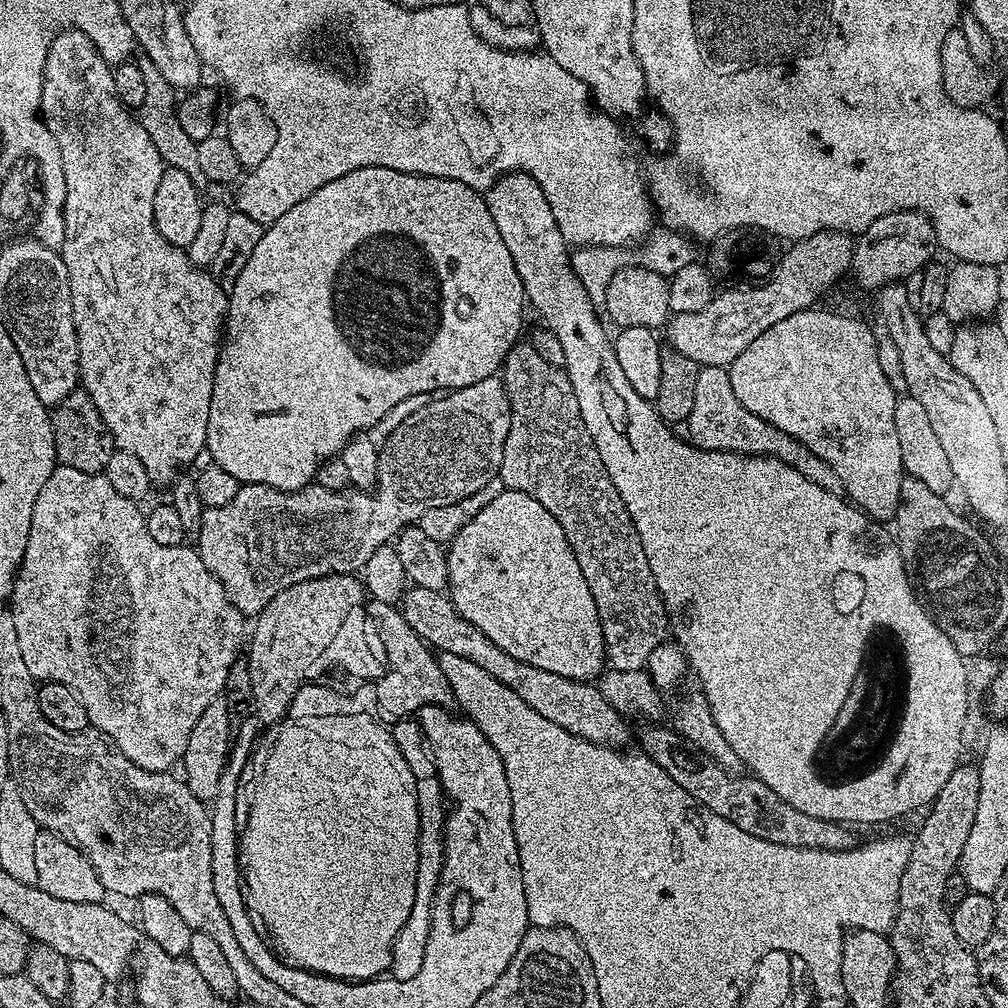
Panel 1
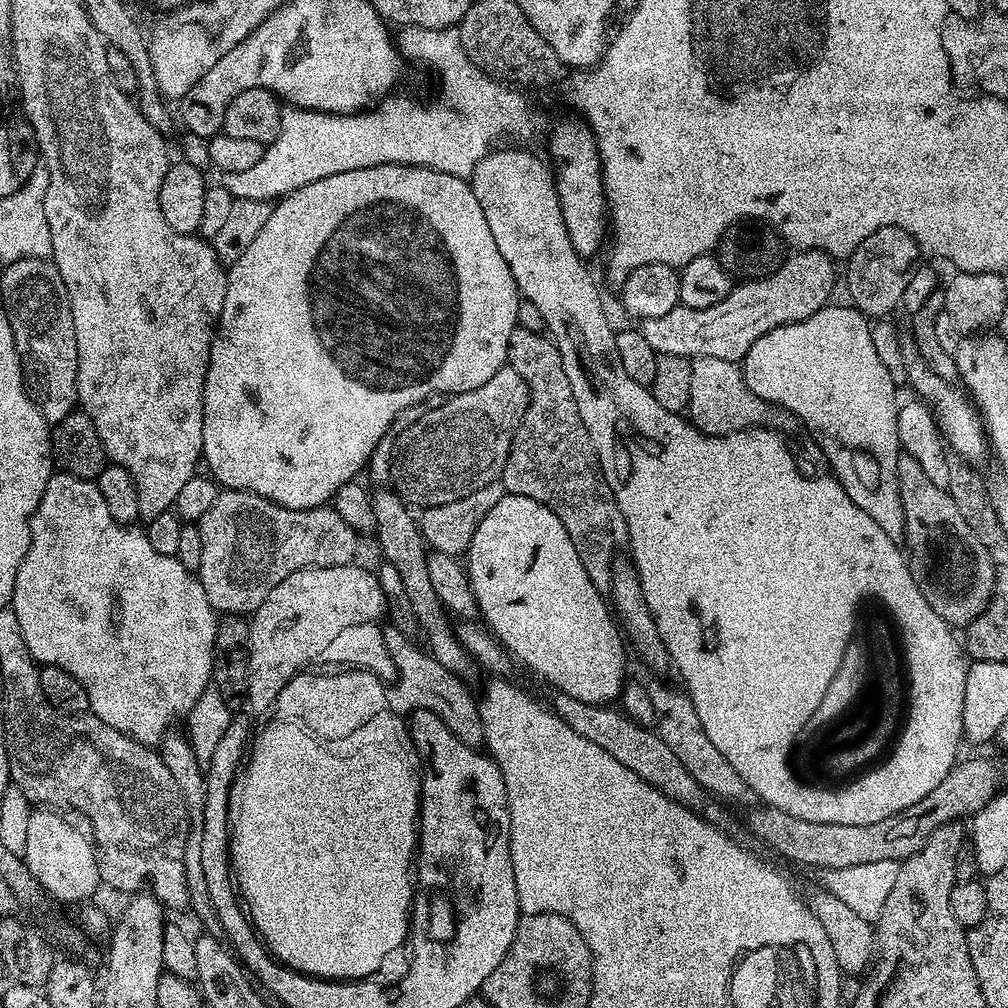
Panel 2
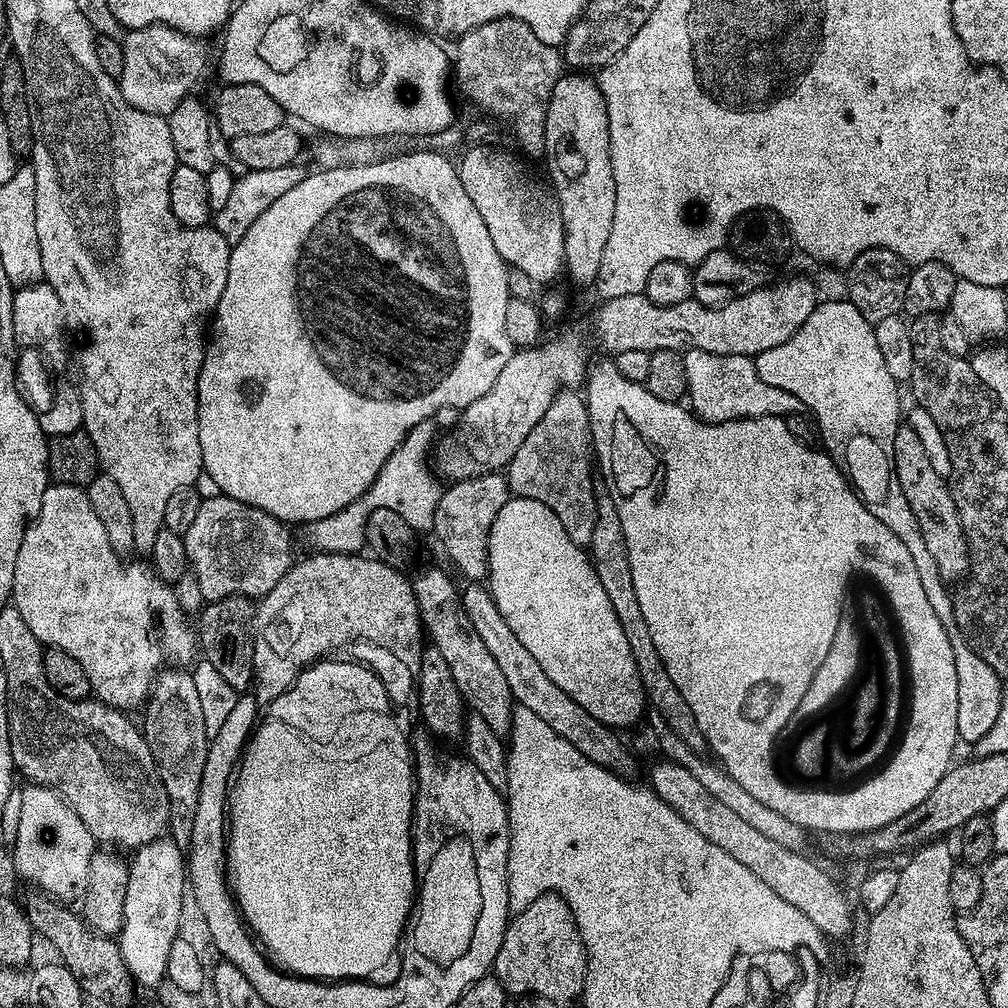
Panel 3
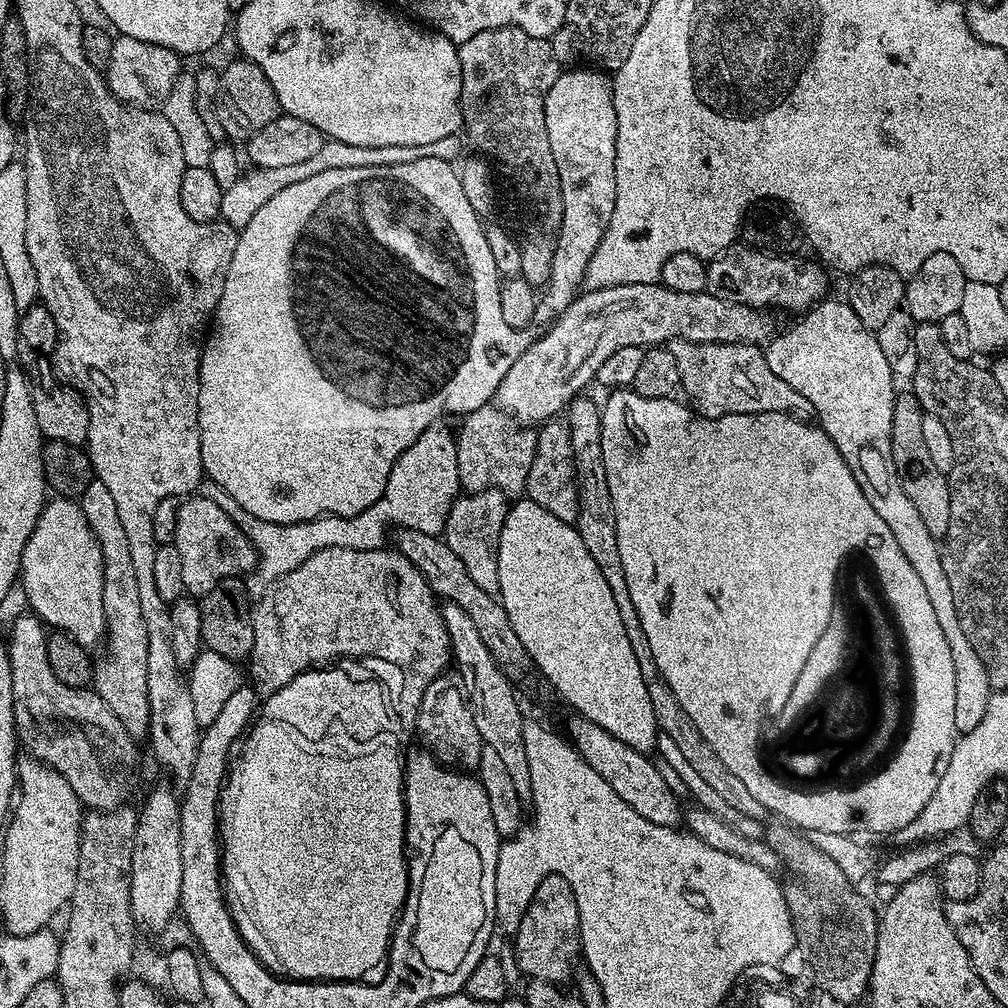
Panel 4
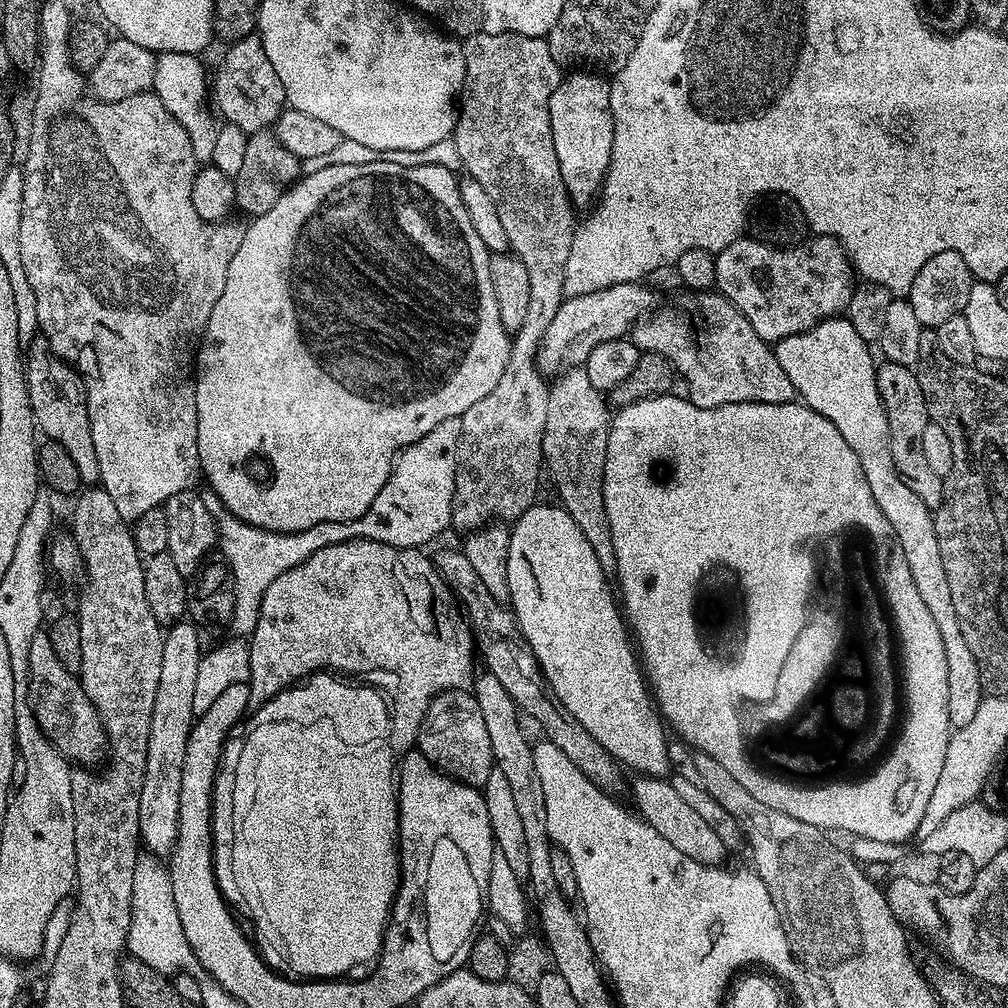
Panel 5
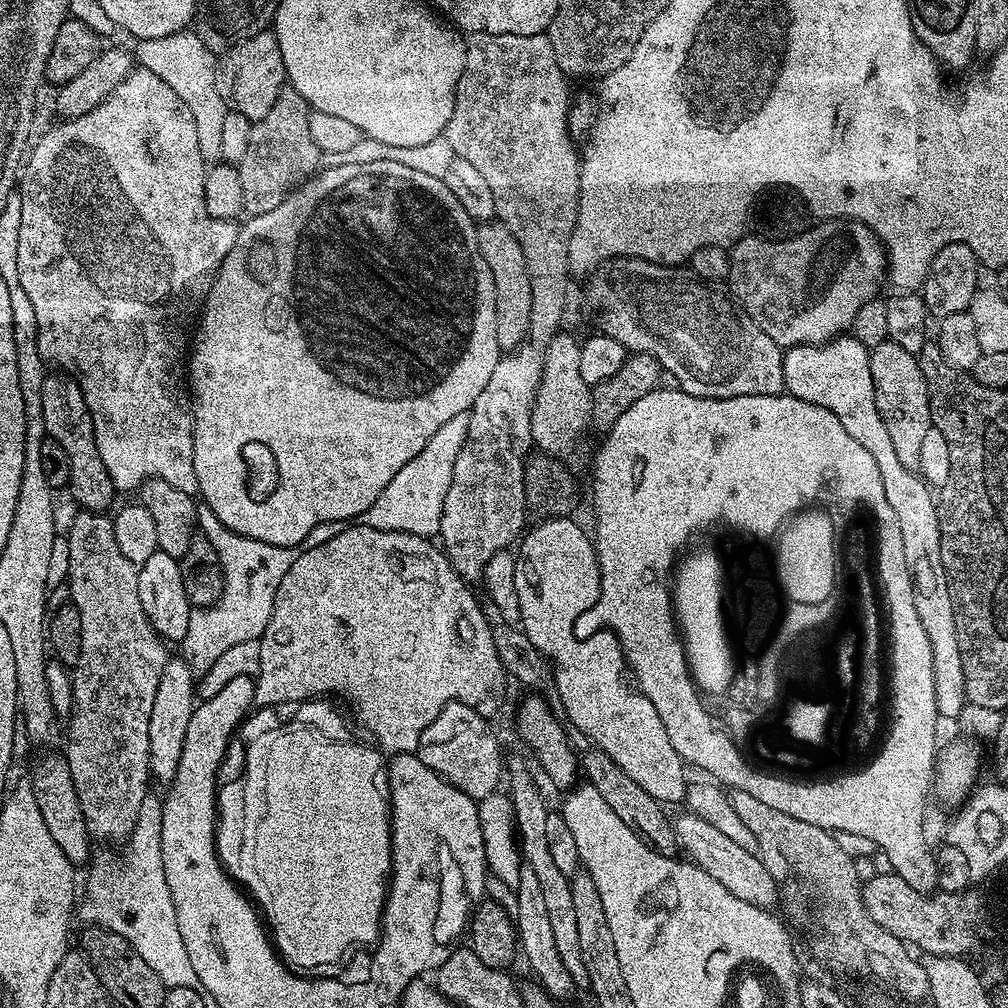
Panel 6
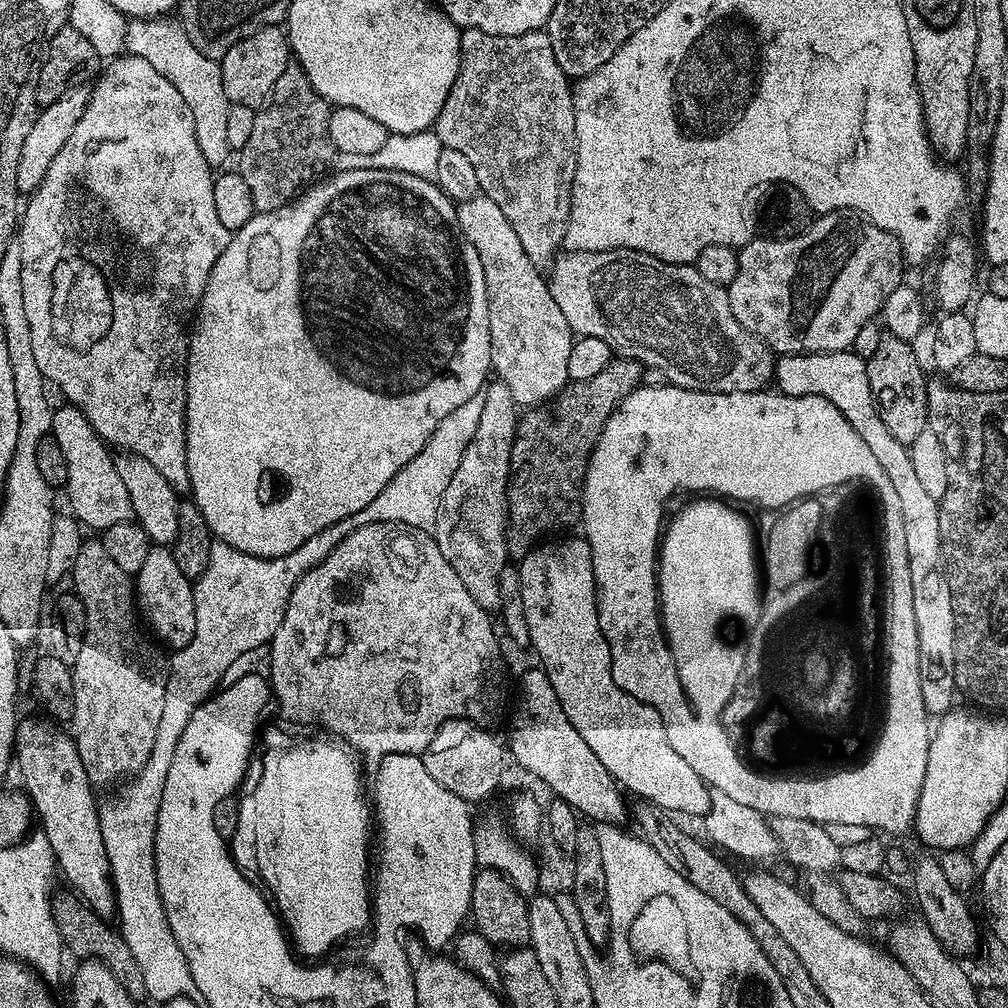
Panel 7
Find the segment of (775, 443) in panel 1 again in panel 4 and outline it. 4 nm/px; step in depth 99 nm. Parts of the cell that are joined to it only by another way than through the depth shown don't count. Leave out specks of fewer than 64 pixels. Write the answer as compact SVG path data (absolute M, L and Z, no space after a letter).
M677 338L671 341L670 347L674 358L678 358L680 384L690 394L691 407L701 416L755 412L786 412L801 418L813 415L810 402L806 402L790 382L782 382L782 378L766 366L761 345L695 344Z

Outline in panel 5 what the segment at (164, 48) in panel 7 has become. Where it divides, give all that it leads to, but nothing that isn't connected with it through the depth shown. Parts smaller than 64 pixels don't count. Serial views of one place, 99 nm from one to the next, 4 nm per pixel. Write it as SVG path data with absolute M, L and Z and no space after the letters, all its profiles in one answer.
M162 52L156 57L154 82L151 91L174 114L176 121L190 137L190 147L194 149L194 158L198 162L211 161L214 154L214 142L218 129L218 120L210 107L210 82L204 78L201 57L190 52Z

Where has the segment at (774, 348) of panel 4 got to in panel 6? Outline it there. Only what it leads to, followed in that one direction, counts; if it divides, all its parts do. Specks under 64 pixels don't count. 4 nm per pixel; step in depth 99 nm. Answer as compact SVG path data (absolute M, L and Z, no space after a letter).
M852 334L838 336L827 344L799 344L796 348L789 348L784 352L782 362L784 387L787 395L830 410L830 414L842 422L846 434L870 450L870 458L874 458L882 478L882 487L886 490L886 502L890 502L894 518L898 518L898 527L902 530L902 546L906 546L906 562L910 566L914 586L914 606L918 609L922 627L926 629L926 638L930 638L934 654L934 698L938 702L941 717L945 721L955 721L968 703L968 695L966 674L962 668L962 650L958 650L958 630L954 626L954 602L950 602L950 586L942 566L937 497L933 489L913 469L902 466L894 454L886 422L882 422L882 414L878 414L869 351Z

